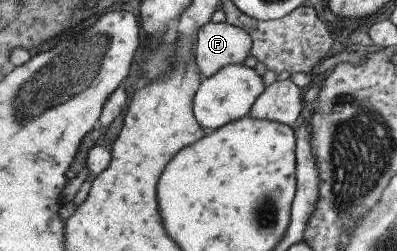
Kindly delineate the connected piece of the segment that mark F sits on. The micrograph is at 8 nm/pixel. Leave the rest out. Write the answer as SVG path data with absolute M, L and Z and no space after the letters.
M207 23L195 37L195 65L200 79L211 77L221 67L242 64L249 55L251 39L245 31L224 23Z

